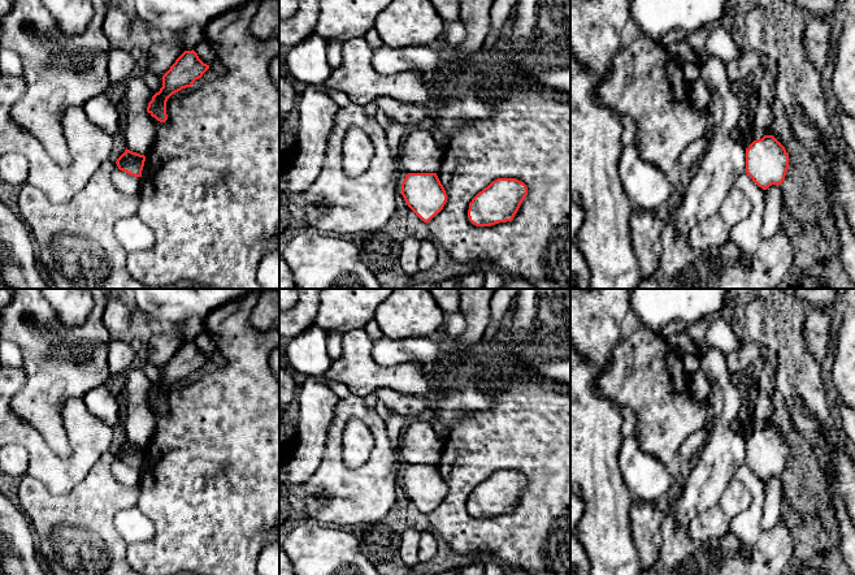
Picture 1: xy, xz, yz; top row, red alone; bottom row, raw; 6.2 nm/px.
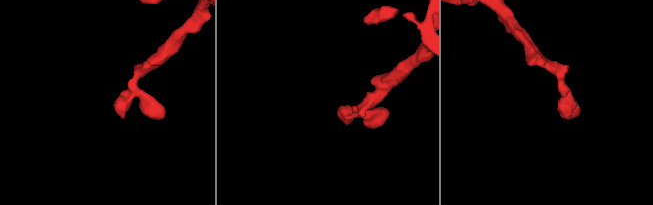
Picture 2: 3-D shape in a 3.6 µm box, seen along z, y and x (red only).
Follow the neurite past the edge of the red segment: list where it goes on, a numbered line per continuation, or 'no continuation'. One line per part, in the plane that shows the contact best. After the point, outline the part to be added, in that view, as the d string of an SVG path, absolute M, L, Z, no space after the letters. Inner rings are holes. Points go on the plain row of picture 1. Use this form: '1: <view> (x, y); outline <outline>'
no continuation

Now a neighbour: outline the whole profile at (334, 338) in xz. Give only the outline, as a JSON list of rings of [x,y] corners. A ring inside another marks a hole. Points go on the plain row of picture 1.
[[[331,330],[326,333],[326,355],[327,355],[327,367],[340,358],[343,347],[343,333]]]

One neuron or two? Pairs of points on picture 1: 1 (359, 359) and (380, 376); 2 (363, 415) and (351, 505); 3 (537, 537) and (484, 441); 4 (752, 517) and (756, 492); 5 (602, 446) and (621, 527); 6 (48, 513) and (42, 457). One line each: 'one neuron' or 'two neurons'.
1: one neuron
2: one neuron
3: one neuron
4: one neuron
5: one neuron
6: two neurons

